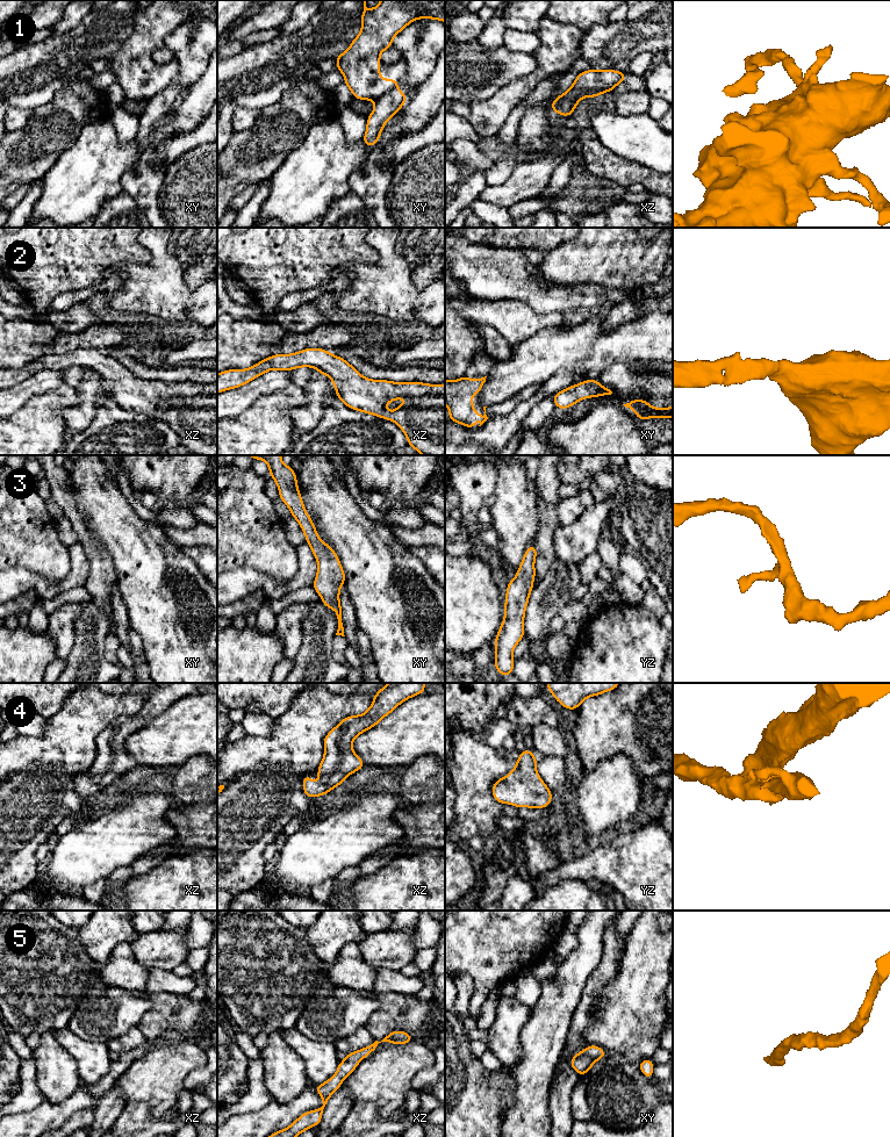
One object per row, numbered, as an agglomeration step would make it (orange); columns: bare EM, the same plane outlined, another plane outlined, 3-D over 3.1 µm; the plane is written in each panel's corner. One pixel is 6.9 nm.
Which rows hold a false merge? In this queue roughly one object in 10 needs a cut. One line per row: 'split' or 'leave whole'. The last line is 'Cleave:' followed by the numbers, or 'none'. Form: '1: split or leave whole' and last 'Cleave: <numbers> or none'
1: split
2: leave whole
3: leave whole
4: leave whole
5: leave whole
Cleave: 1

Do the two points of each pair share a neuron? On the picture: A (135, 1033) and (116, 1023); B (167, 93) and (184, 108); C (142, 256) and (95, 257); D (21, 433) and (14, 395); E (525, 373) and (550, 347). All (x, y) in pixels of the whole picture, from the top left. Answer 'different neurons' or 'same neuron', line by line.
A: different neurons
B: different neurons
C: same neuron
D: different neurons
E: same neuron

